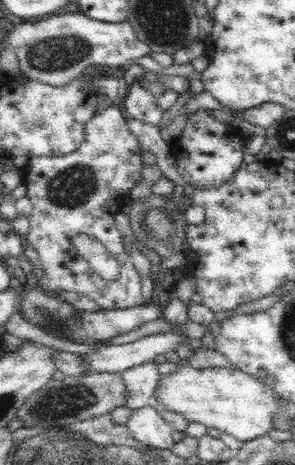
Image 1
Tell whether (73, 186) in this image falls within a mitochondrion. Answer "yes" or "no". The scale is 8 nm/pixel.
yes

